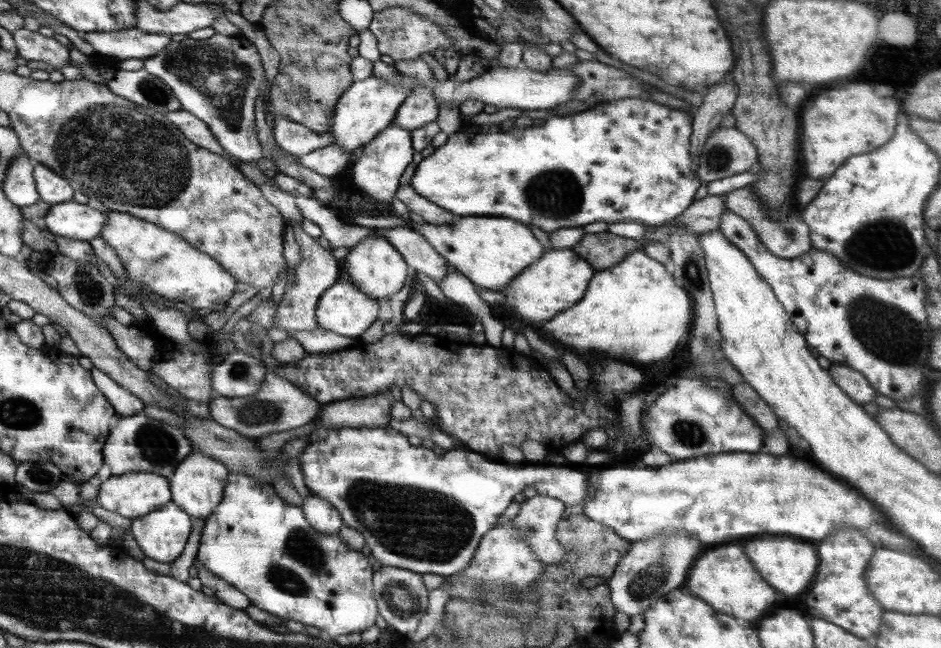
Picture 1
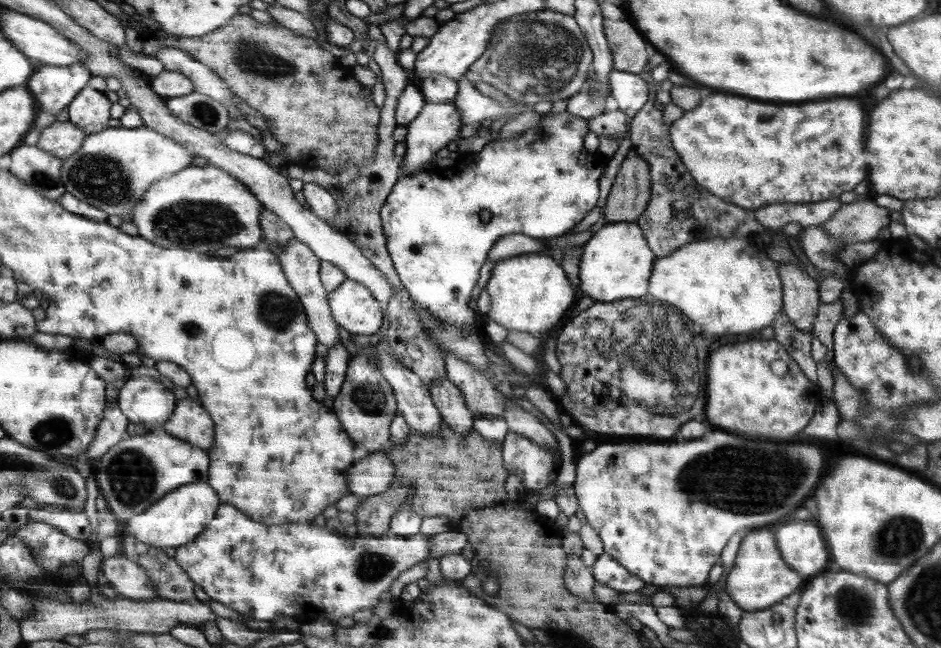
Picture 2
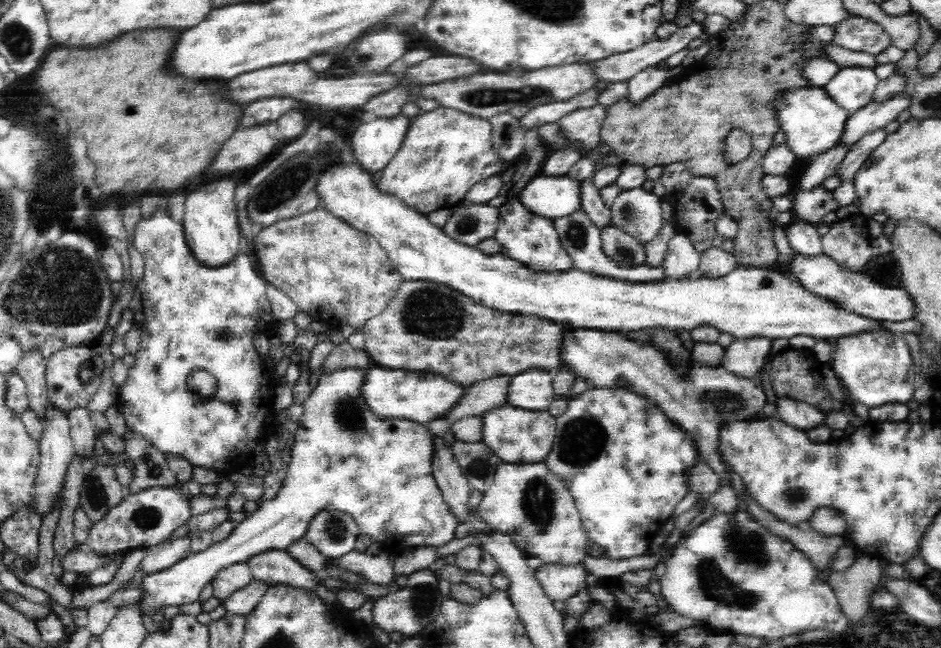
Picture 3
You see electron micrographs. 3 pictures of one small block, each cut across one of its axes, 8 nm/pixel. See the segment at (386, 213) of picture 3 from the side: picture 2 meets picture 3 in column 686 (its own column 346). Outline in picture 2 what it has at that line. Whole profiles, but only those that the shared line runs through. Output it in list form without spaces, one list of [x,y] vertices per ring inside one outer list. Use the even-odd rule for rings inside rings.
[[[347,278],[336,290],[329,292],[327,297],[332,319],[342,326],[344,330],[354,336],[364,334],[364,336],[371,338],[377,337],[384,321],[382,309],[380,308],[380,302],[366,285]]]

